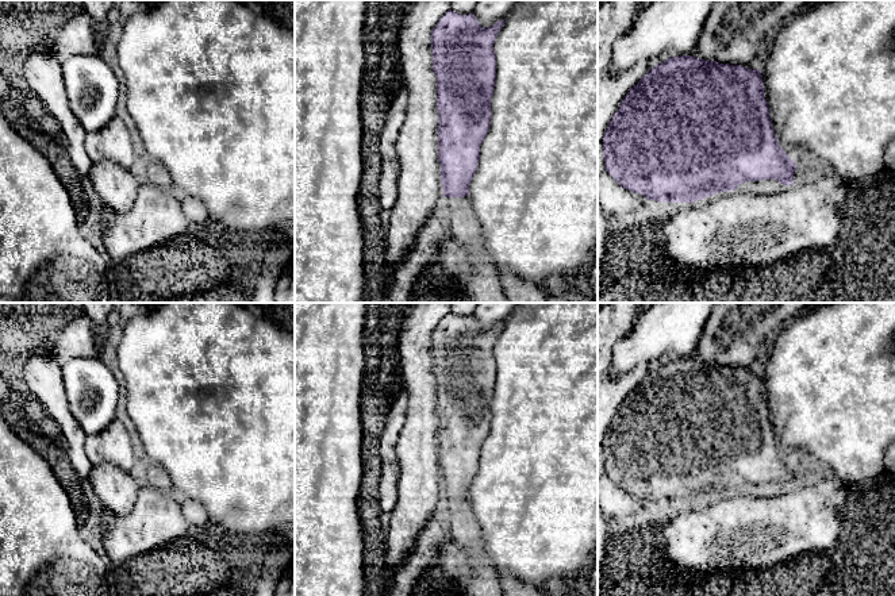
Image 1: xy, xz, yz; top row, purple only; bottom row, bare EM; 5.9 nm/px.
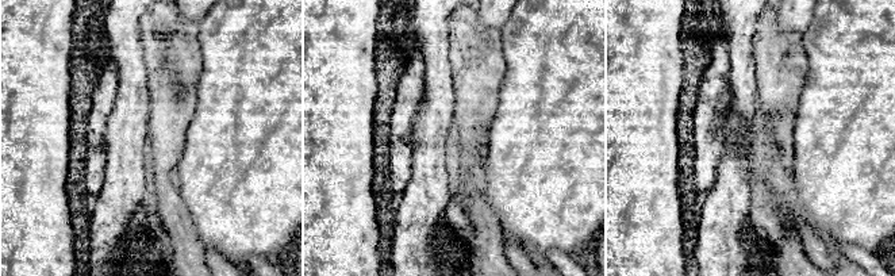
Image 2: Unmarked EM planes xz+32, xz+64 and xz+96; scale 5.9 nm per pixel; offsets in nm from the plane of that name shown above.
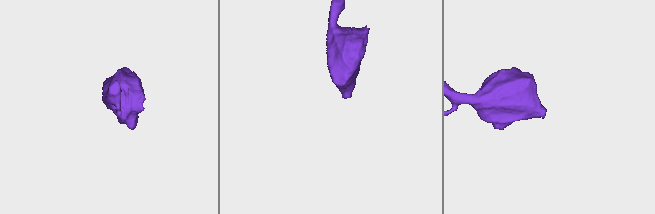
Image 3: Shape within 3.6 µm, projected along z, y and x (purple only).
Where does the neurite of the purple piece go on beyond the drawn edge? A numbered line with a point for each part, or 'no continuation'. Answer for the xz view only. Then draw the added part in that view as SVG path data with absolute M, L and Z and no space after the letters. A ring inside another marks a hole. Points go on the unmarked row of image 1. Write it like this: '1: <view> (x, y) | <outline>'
1: xz (461, 522) | M469 499L443 500L443 512L452 541L461 542L475 572L462 592L466 596L504 596L502 580L496 574L493 562L484 554L483 531Z

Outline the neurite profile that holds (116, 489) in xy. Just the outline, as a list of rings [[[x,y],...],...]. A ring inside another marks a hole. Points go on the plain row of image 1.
[[[100,464],[92,468],[89,484],[103,508],[115,515],[127,515],[134,508],[142,481],[138,473]]]

